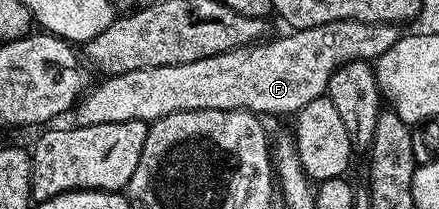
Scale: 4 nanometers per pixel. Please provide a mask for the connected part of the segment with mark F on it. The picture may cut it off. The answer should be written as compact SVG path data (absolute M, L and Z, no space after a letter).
M334 20L330 24L284 33L288 34L273 42L240 46L190 64L138 68L134 72L105 77L100 80L104 82L97 81L76 103L75 125L118 124L126 120L151 124L162 116L187 110L248 110L257 116L295 116L310 100L325 97L330 76L334 76L339 66L381 58L402 36L400 26L358 20Z

